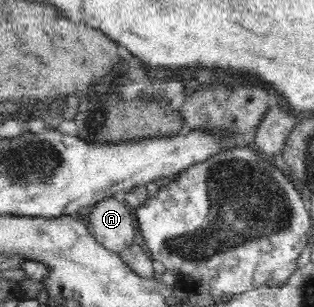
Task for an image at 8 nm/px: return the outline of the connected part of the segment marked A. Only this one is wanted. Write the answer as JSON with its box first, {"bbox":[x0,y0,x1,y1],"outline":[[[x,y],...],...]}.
{"bbox":[85,196,135,253],"outline":[[[121,196],[101,199],[87,209],[85,219],[97,241],[117,253],[131,243],[135,236],[133,209]]]}

